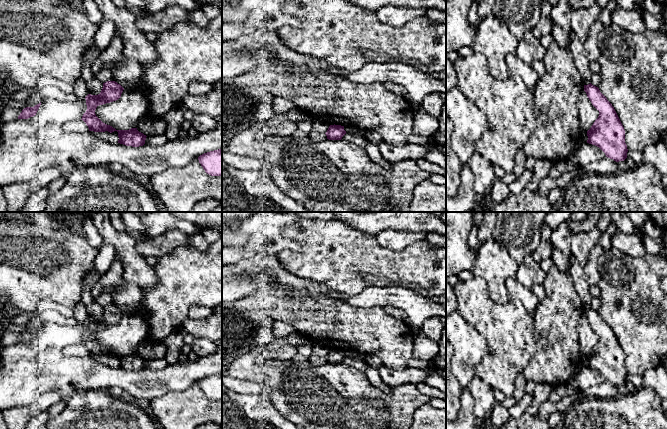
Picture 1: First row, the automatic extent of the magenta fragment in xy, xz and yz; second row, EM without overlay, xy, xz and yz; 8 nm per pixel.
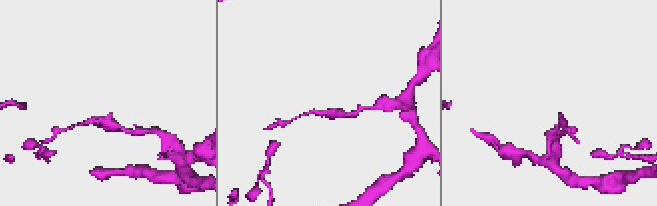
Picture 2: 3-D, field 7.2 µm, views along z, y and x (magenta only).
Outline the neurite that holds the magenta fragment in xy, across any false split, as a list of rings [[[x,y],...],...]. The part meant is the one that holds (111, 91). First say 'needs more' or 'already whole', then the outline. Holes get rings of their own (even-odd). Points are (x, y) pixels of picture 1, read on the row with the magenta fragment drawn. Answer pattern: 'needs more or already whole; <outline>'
already whole; [[[107,81],[103,83],[103,88],[98,95],[88,94],[86,99],[87,110],[83,114],[82,119],[89,128],[89,131],[110,133],[118,132],[118,143],[139,147],[145,144],[146,135],[139,132],[137,128],[131,128],[129,130],[116,130],[110,125],[103,123],[95,114],[95,110],[99,105],[110,103],[118,100],[121,97],[124,88],[115,81]]]

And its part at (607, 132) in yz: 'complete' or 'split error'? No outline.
complete

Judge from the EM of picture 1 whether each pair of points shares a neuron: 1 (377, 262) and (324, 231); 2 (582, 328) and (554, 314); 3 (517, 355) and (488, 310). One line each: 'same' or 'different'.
1: same
2: different
3: same

